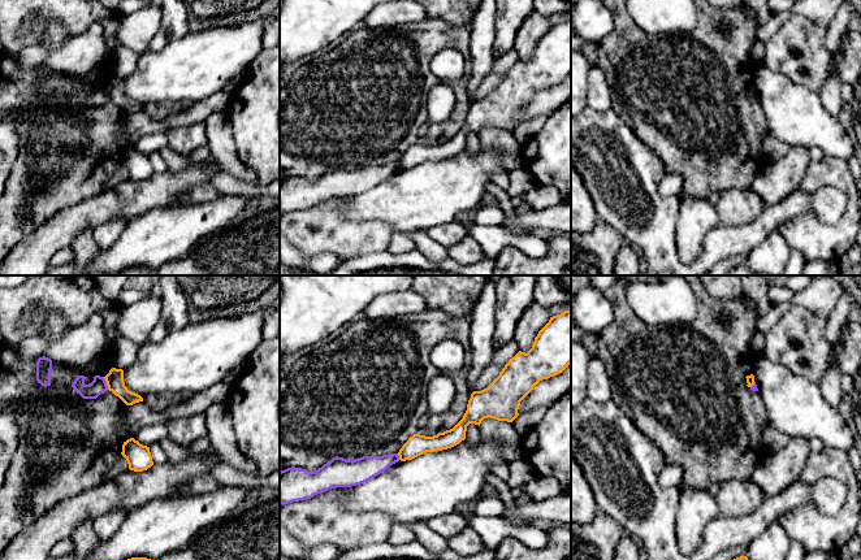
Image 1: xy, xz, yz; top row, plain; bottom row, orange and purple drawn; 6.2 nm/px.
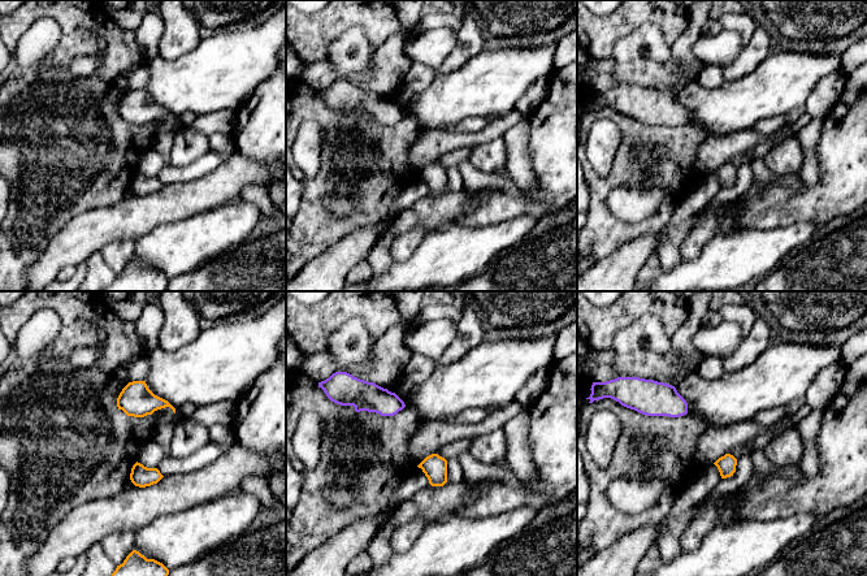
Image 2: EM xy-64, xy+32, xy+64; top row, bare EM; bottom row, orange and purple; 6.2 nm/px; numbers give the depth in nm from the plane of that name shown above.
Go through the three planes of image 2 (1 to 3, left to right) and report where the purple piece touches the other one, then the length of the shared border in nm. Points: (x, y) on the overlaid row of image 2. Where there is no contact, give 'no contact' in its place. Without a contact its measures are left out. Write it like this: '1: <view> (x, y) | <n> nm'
1: no contact
2: no contact
3: no contact

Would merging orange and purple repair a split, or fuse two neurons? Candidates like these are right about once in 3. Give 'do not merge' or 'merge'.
do not merge

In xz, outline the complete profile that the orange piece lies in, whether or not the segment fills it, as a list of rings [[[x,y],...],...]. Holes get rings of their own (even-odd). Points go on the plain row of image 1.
[[[564,19],[550,26],[527,62],[519,60],[486,97],[471,103],[463,127],[453,138],[433,146],[414,143],[399,159],[399,169],[451,157],[466,148],[470,133],[480,135],[484,127],[512,131],[519,125],[520,110],[533,96],[570,73],[571,19]]]

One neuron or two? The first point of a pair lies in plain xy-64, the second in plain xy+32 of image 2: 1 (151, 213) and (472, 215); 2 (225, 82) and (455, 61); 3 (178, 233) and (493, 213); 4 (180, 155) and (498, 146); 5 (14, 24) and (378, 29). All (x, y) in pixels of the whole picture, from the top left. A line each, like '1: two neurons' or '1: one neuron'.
1: two neurons
2: two neurons
3: two neurons
4: one neuron
5: one neuron

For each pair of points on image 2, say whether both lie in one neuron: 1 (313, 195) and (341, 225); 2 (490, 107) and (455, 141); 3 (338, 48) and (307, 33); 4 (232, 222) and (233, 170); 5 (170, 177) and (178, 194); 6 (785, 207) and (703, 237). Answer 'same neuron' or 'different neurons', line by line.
1: same neuron
2: different neurons
3: different neurons
4: different neurons
5: different neurons
6: different neurons

